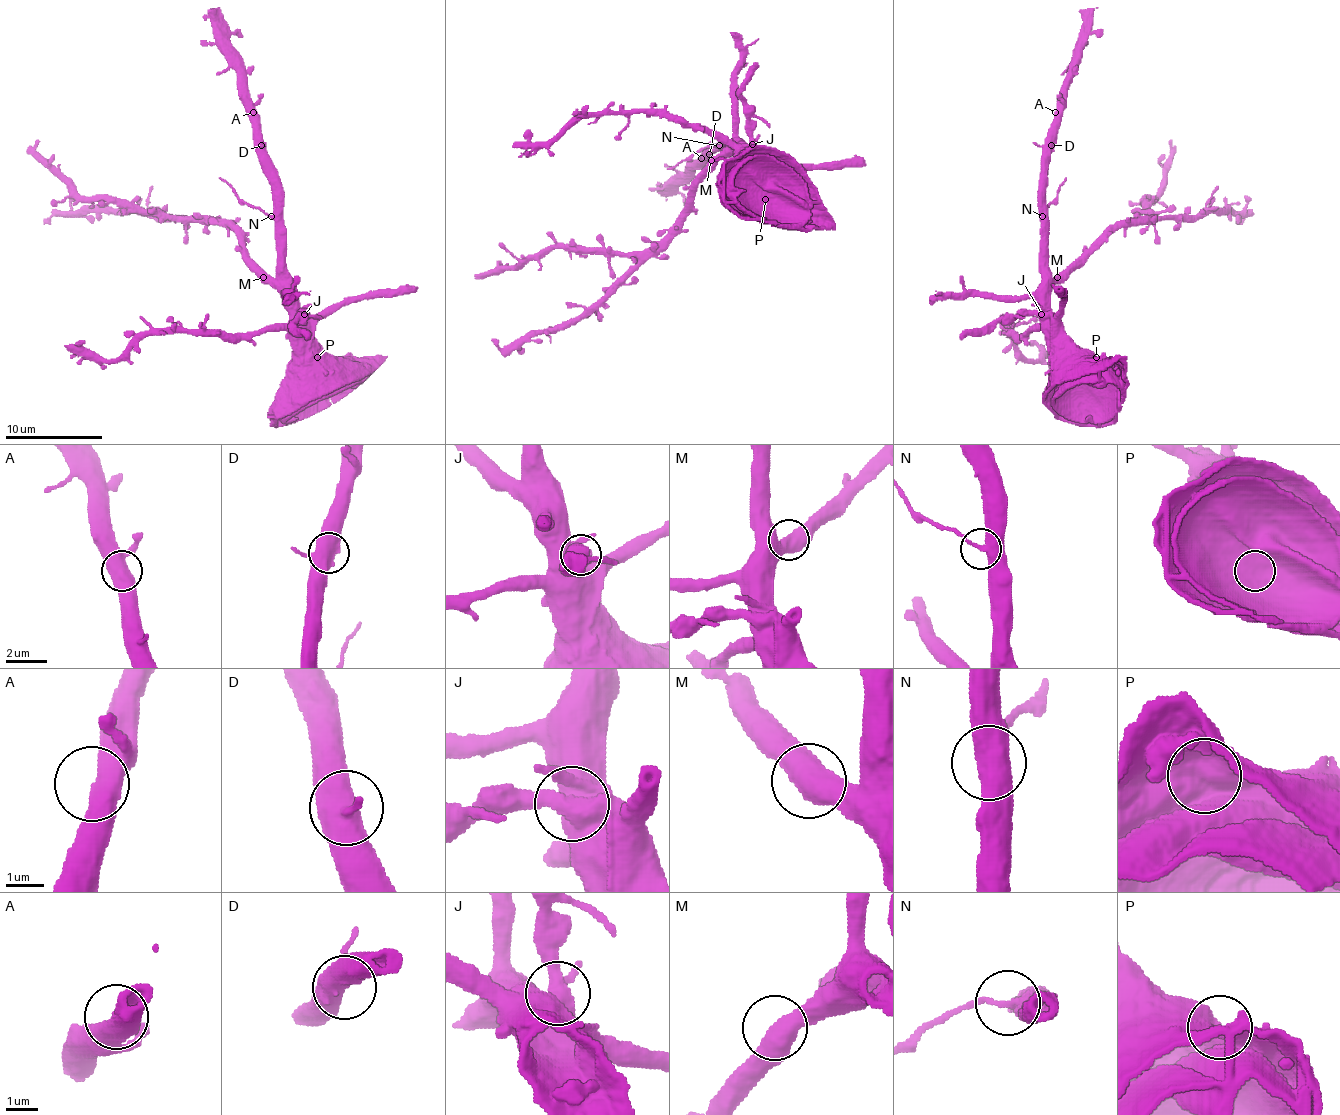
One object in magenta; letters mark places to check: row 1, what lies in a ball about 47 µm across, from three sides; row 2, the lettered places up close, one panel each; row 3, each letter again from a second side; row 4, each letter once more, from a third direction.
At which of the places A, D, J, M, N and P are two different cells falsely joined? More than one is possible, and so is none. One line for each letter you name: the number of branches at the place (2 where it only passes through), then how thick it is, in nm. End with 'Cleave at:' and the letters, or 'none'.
J: branches 3; calibre 550 nm
N: branches 2; calibre 480 nm
Cleave at: J, N

